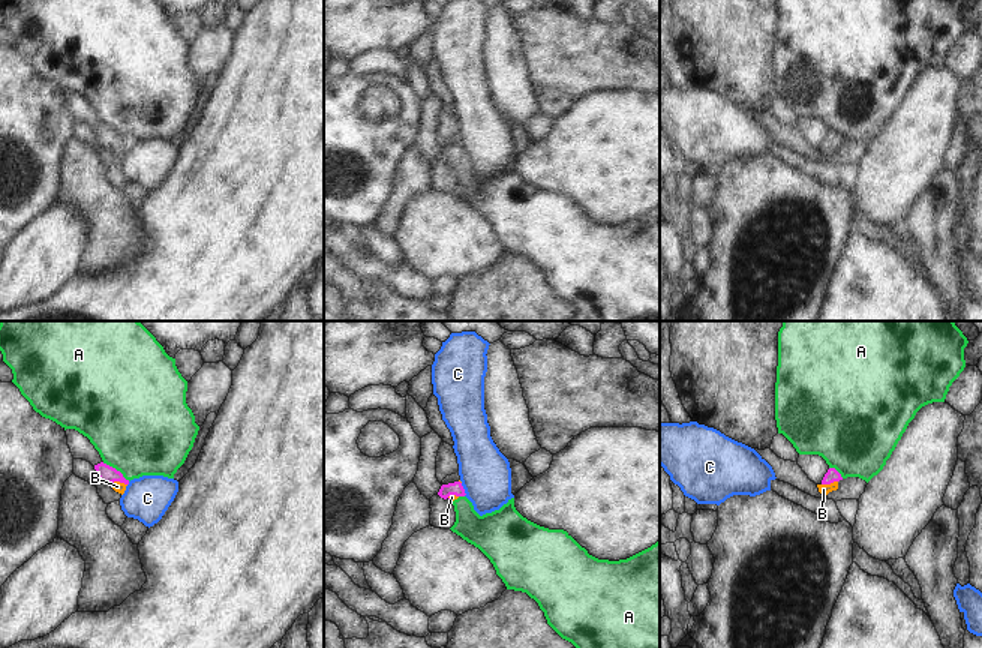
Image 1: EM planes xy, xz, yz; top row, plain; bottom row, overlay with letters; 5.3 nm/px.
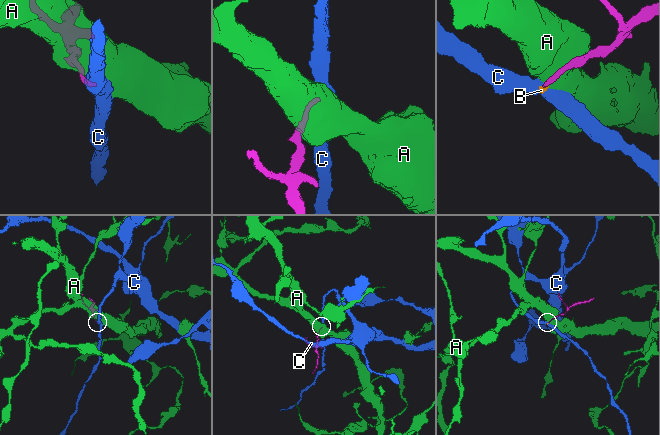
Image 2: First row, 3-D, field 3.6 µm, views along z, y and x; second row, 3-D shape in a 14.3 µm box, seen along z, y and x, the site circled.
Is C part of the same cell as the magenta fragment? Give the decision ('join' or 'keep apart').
keep apart

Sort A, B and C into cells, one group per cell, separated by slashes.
A / B / C

